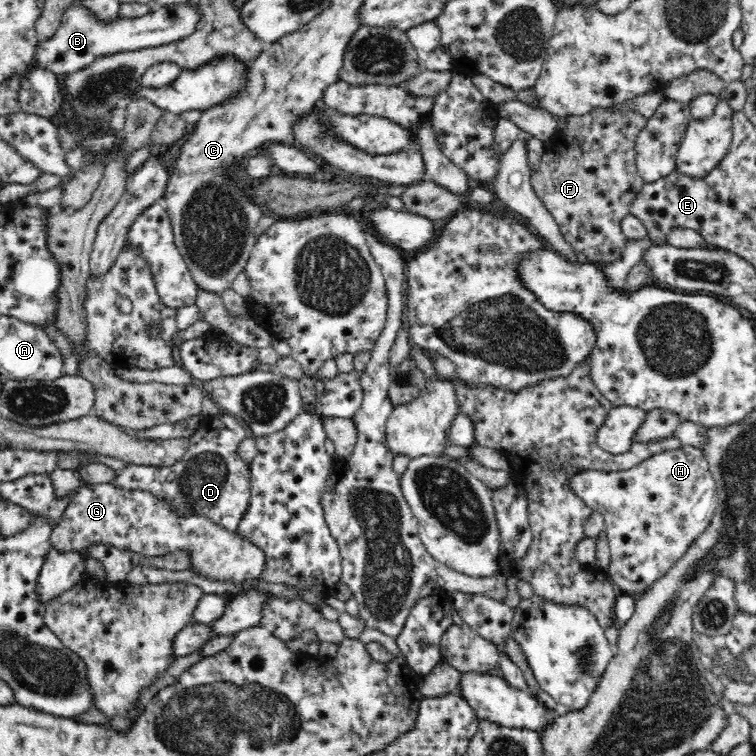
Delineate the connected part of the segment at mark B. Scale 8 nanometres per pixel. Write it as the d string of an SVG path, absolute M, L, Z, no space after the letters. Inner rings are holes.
M72 2L72 5L63 12L61 25L53 37L37 45L34 59L37 60L38 66L57 75L78 72L90 66L94 58L104 54L164 46L181 41L190 36L202 20L203 14L198 5L184 3L155 6L153 10L140 18L117 18L113 23L106 25L94 18L86 7L74 5Z

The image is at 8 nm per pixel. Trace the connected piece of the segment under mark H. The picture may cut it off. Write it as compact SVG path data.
M691 445L652 455L638 466L621 471L587 470L570 478L570 489L593 511L602 514L609 542L609 580L620 594L638 598L680 560L690 544L711 523L718 504L717 485L703 451Z

